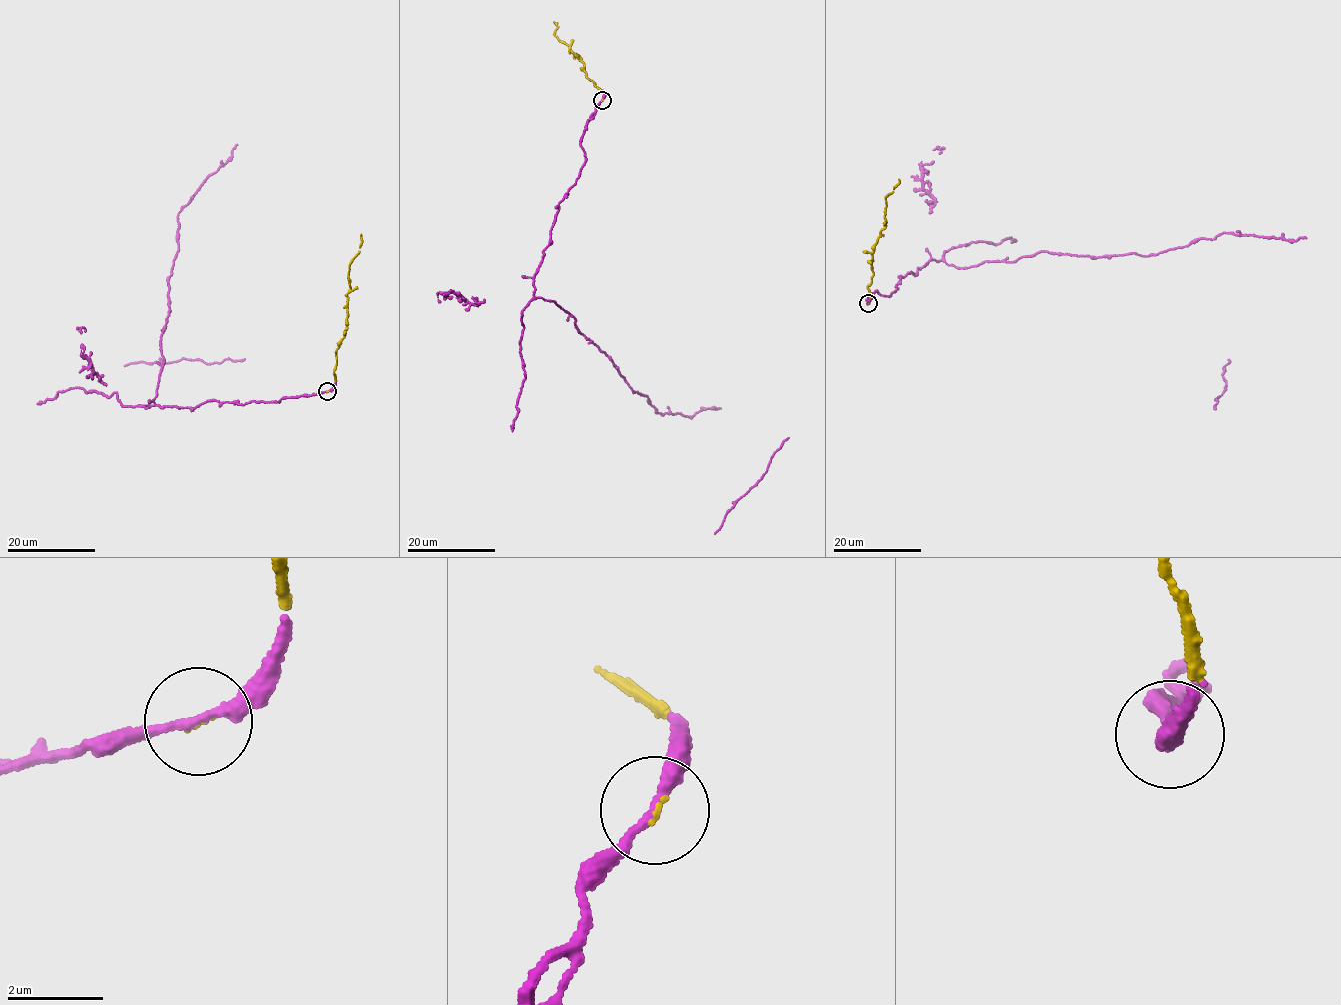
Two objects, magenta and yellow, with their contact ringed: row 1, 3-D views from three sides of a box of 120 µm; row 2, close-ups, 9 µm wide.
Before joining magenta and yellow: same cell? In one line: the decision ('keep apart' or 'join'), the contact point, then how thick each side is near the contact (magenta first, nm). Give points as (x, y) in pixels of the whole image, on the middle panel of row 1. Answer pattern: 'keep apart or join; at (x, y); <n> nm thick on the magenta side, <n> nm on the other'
join; at (602, 100); 200 nm thick on the magenta side, 70 nm on the other

